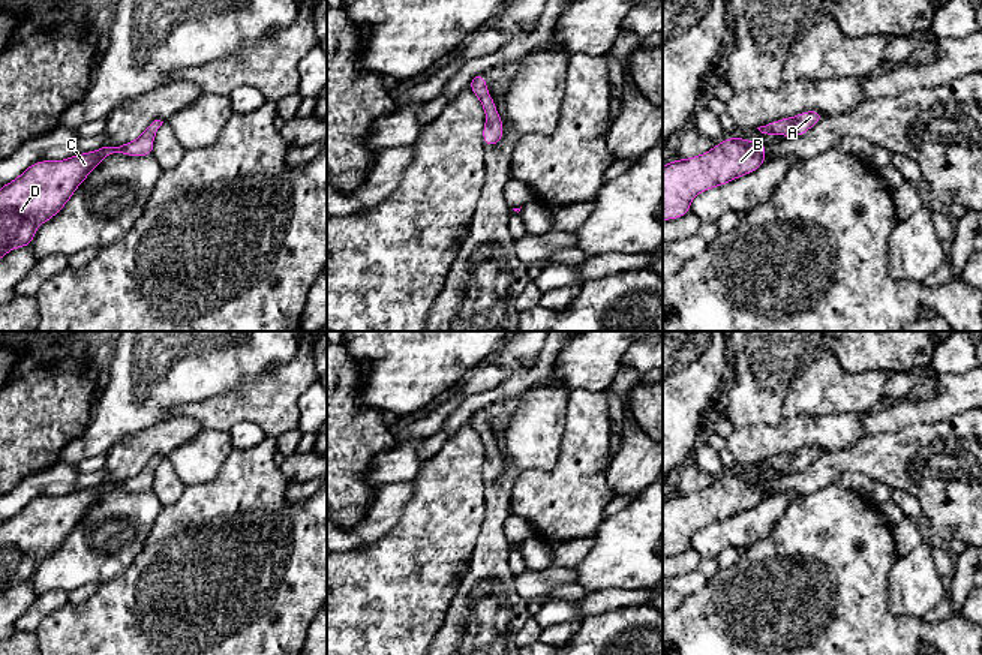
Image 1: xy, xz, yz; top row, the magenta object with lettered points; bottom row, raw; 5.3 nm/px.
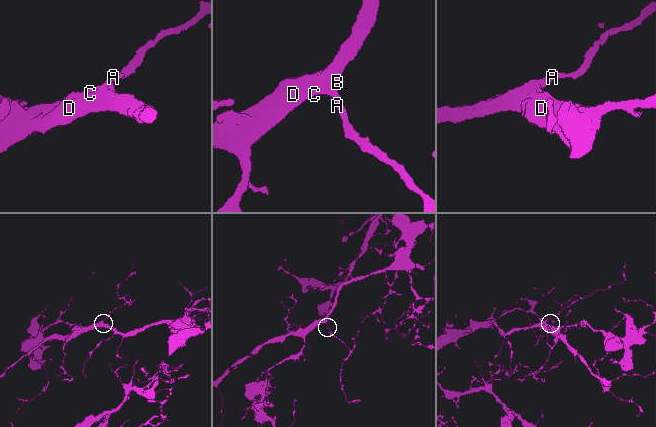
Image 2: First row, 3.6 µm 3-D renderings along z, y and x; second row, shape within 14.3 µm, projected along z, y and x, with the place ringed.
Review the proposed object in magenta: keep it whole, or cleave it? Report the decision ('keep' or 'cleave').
keep

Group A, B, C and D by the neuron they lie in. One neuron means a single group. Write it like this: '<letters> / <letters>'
A B C D

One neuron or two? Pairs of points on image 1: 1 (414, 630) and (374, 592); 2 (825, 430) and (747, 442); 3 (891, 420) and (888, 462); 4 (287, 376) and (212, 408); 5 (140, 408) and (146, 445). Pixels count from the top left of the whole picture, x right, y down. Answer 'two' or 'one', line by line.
1: one
2: one
3: two
4: one
5: two

